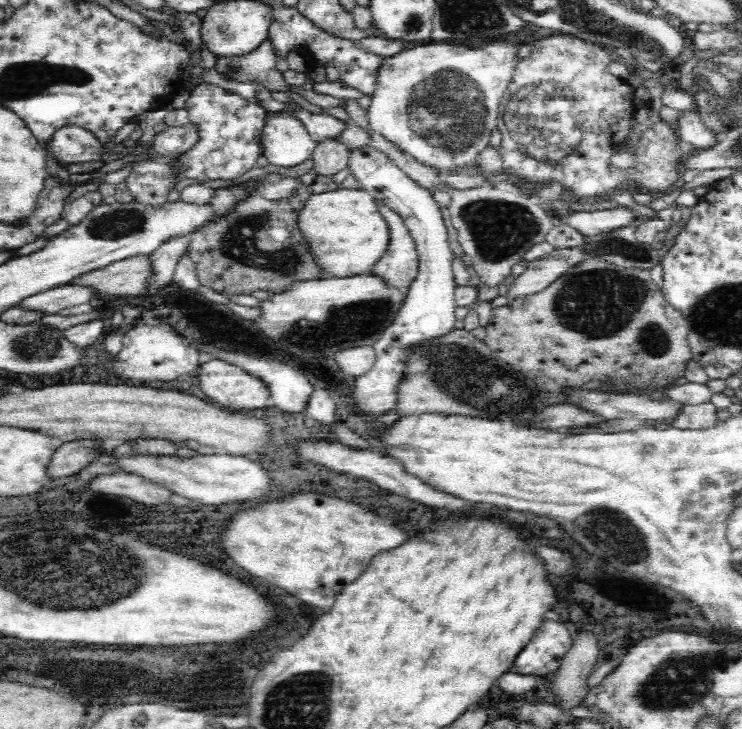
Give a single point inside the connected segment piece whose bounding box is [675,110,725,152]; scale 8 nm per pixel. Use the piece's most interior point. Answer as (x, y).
(691, 130)

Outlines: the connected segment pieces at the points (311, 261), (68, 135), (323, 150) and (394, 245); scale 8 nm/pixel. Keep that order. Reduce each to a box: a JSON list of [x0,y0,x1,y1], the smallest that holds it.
[[186,180,330,297],[51,126,105,165],[312,139,348,176],[372,203,419,286]]

